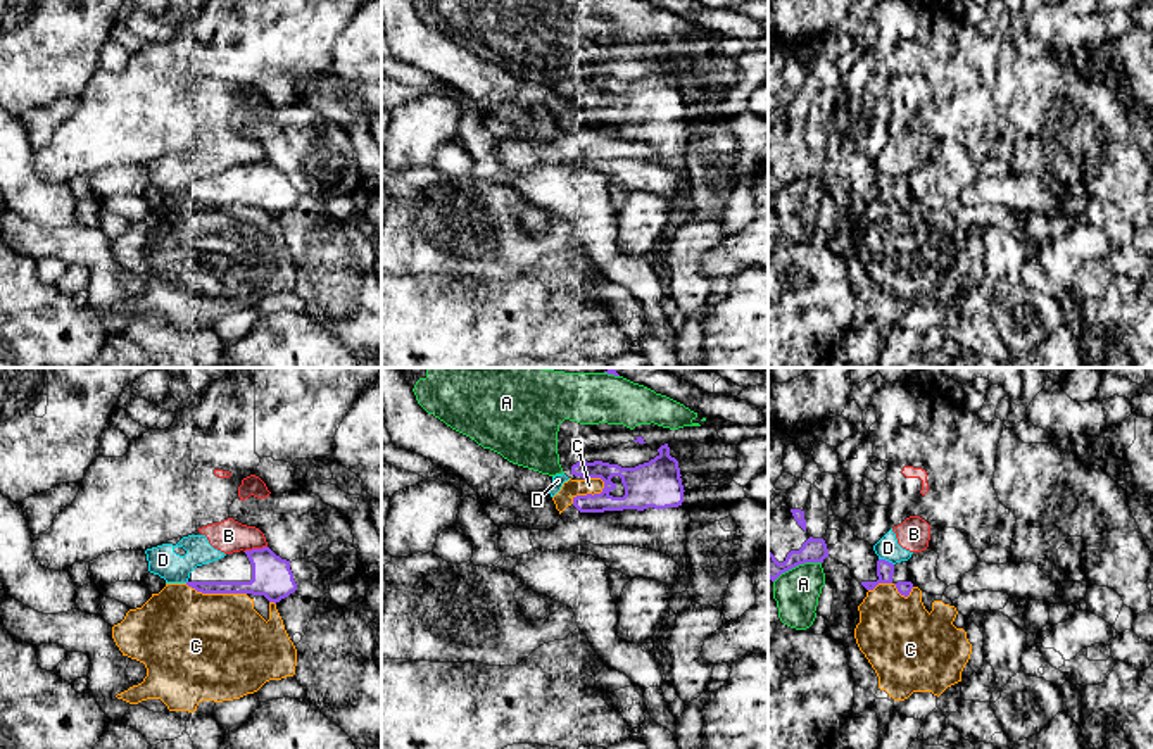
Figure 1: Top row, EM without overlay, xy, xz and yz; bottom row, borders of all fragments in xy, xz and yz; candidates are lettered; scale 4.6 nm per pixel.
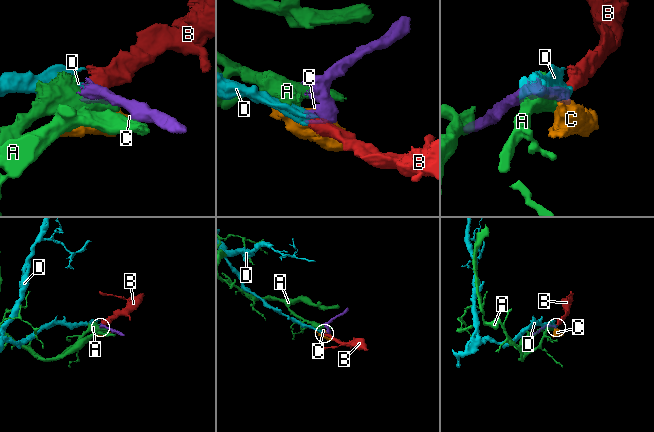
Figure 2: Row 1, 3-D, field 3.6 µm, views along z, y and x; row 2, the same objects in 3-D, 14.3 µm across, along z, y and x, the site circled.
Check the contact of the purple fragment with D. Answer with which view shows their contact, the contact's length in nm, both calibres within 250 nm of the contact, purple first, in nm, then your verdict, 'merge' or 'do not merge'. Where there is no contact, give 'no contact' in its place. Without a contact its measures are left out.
meets purple in yz; contact 80 nm long; 80 nm thick on the purple side, 110 nm on the other; do not merge

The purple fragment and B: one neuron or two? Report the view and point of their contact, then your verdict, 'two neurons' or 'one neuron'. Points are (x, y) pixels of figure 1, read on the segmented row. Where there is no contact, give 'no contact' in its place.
xy (254, 549) | two neurons

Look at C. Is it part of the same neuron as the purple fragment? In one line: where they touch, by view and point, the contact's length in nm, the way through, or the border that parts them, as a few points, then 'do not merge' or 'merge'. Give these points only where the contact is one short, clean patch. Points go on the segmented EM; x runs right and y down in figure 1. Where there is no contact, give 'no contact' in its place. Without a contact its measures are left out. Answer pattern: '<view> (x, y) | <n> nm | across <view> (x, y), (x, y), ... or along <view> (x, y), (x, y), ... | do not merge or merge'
xz (589, 494) | 190 nm | do not merge

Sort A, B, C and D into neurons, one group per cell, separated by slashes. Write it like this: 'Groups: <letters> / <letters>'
Groups: A / B D / C

